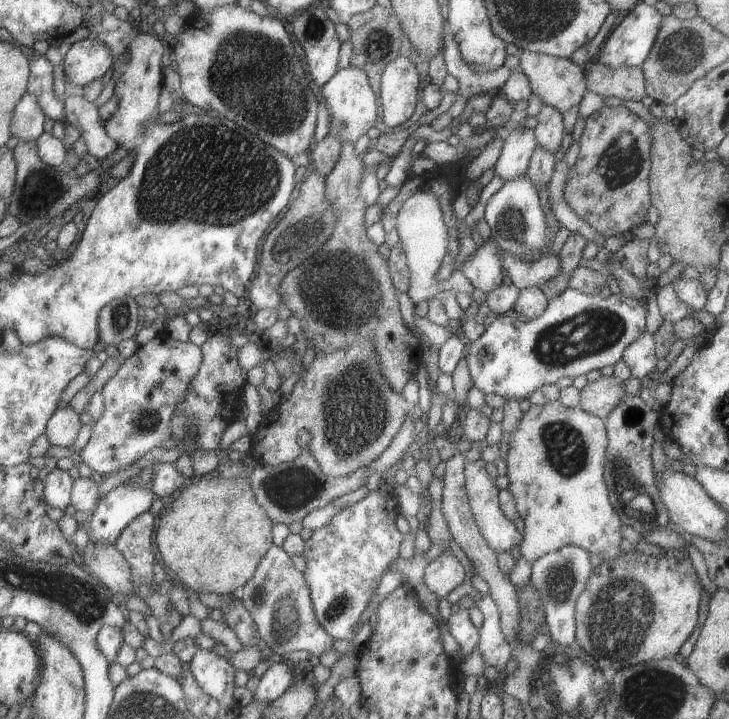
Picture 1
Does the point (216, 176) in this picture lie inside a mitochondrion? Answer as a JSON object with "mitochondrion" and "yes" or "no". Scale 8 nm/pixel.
{"mitochondrion":"yes"}

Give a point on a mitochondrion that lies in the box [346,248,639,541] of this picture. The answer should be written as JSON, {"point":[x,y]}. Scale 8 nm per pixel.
{"point":[593,331]}

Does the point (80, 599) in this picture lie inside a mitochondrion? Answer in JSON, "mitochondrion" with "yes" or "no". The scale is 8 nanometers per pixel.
{"mitochondrion":"yes"}

